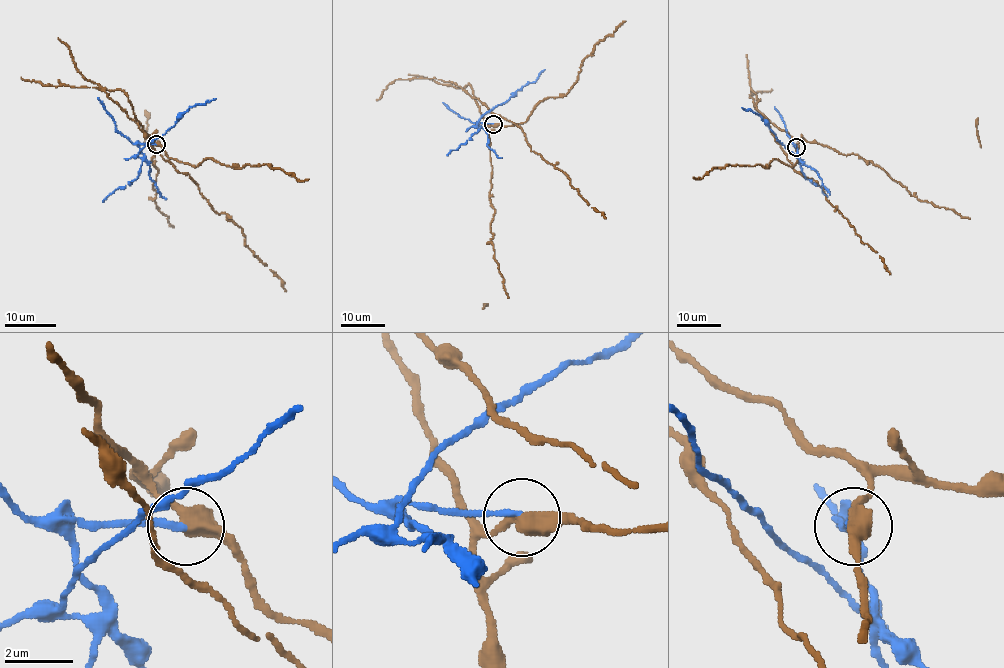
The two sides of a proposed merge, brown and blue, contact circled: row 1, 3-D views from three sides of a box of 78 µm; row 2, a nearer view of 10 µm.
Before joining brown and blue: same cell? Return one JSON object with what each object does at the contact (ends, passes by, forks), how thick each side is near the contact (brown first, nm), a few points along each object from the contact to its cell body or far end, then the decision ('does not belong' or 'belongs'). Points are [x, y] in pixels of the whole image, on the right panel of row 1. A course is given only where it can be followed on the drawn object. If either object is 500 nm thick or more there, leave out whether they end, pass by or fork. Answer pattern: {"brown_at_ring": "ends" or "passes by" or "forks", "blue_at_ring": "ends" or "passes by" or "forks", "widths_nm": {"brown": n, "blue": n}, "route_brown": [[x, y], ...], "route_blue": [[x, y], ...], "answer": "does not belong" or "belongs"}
{"brown_at_ring": "passes by", "blue_at_ring": "ends", "widths_nm": {"brown": 460, "blue": 170}, "route_brown": [[797, 147], [753, 100], [792, 168], [822, 188], [890, 274]], "route_blue": [[795, 147], [794, 155], [758, 114], [741, 107]], "answer": "does not belong"}

